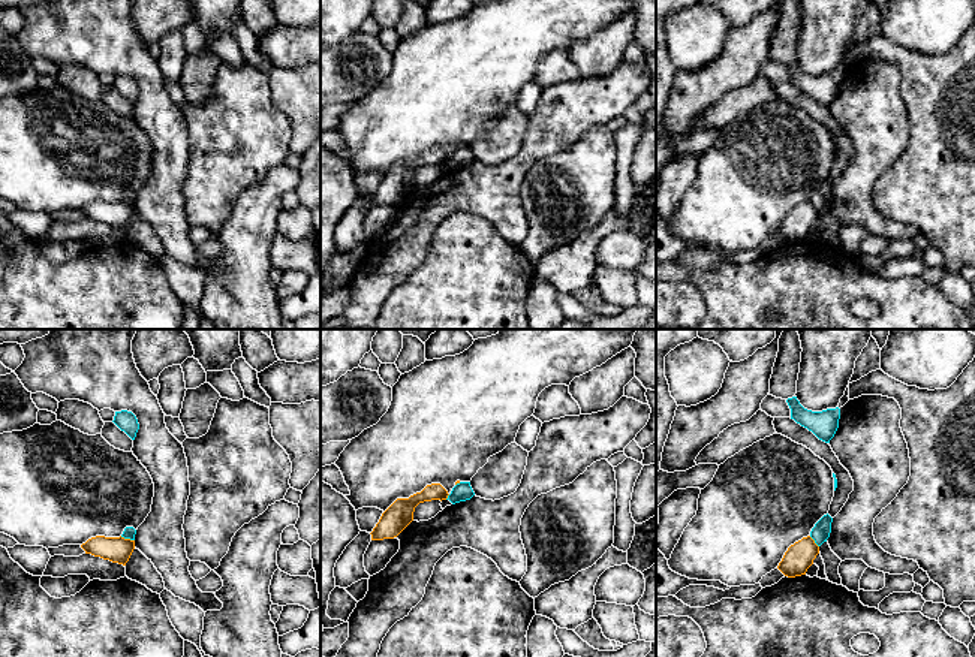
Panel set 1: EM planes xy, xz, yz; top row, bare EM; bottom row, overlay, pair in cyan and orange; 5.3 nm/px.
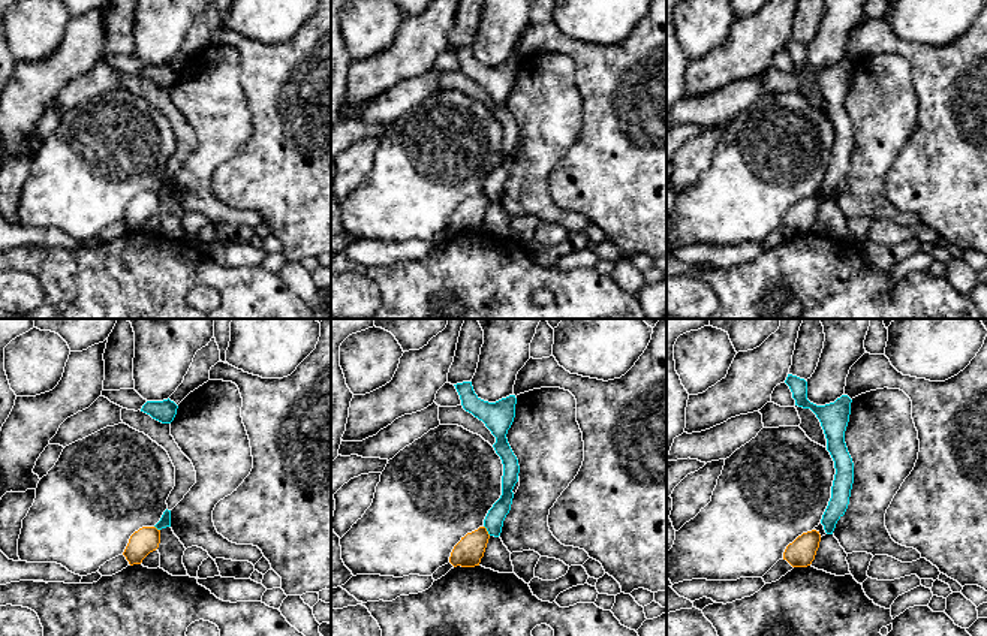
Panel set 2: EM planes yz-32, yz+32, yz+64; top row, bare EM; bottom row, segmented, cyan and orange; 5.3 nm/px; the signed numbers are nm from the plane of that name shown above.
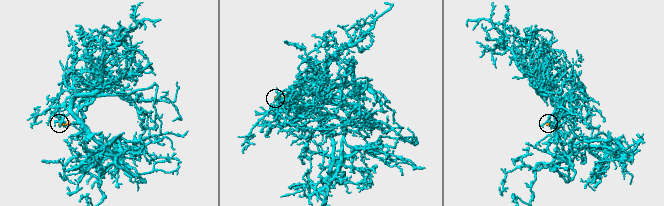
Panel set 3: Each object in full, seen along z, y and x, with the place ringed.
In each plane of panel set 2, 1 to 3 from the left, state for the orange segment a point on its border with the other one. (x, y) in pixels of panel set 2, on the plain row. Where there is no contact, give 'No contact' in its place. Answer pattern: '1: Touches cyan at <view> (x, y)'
1: Touches cyan at yz-32 (158, 193)
2: Touches cyan at yz+32 (487, 195)
3: No contact

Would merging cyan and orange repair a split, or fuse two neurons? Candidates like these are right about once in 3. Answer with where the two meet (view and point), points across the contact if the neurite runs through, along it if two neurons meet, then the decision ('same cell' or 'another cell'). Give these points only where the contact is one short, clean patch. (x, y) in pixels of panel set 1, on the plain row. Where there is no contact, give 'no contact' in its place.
xy (128, 202) | along xy (120, 201), (134, 205) | another cell

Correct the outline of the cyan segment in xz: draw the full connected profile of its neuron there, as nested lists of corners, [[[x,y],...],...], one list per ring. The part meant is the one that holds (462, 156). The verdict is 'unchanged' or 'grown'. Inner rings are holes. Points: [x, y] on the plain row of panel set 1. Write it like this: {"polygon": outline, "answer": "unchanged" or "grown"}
{"polygon": [[[460,147],[457,148],[446,165],[449,165],[452,169],[470,165],[475,160],[470,147]]], "answer": "unchanged"}

